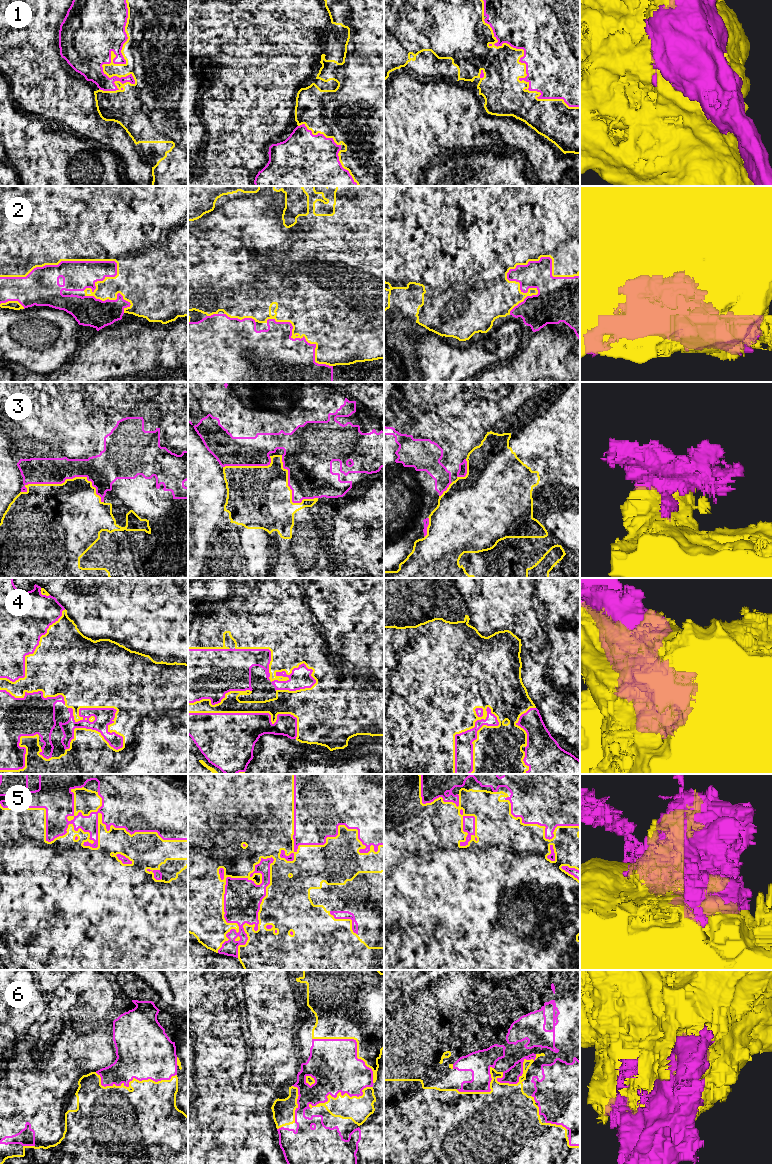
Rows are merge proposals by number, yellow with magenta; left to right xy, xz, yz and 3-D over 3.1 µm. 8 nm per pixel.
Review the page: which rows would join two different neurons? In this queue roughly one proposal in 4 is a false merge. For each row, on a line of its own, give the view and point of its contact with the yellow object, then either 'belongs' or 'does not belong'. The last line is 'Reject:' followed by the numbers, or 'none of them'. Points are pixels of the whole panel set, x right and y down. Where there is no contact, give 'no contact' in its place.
1: xy (104, 64) | belongs
2: yz (512, 268) | belongs
3: xy (65, 481) | belongs
4: xy (107, 742) | belongs
5: xy (83, 843) | belongs
6: xy (132, 1080) | belongs
Reject: none of them

